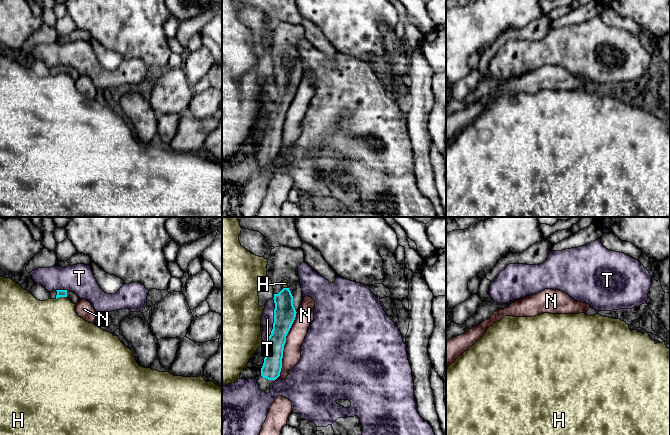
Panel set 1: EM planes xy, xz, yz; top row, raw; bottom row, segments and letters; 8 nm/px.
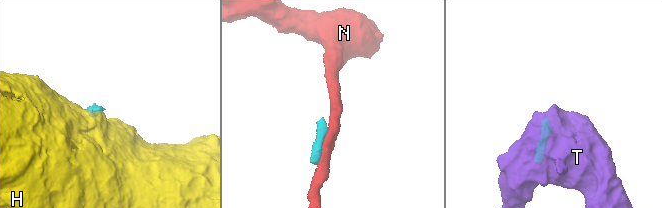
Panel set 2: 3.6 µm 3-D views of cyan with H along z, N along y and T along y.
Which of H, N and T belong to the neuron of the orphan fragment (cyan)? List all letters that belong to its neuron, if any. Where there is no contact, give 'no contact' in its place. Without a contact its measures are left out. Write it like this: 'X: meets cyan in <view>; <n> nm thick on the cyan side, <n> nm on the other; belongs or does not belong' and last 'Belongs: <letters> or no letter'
H: meets cyan in xy; 60 nm thick on the cyan side, 420 nm on the other; does not belong
N: meets cyan in xz; 180 nm thick on the cyan side, 140 nm on the other; does not belong
T: meets cyan in xz; 180 nm thick on the cyan side, 110 nm on the other; does not belong
Belongs: no letter

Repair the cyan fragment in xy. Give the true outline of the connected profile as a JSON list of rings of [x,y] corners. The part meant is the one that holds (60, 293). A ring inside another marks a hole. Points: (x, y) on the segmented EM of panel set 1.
[[[54,290],[50,292],[51,299],[57,299],[60,297],[67,297],[74,304],[80,300],[77,294],[68,290]]]

